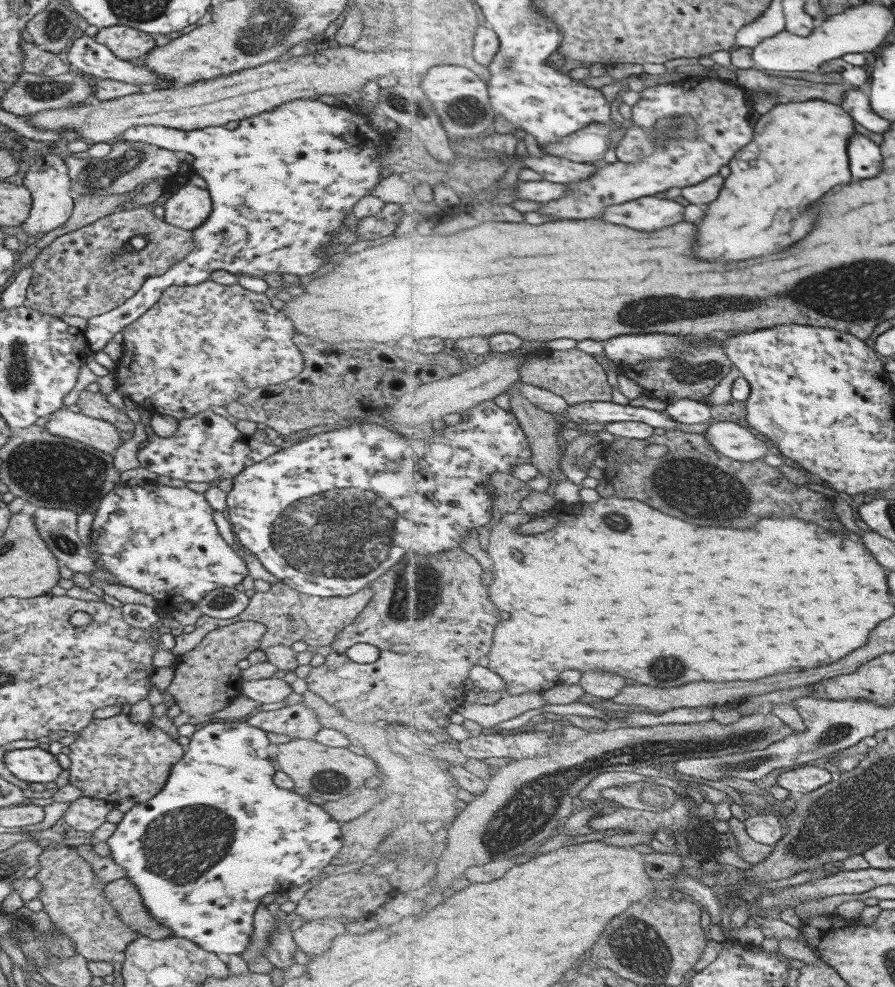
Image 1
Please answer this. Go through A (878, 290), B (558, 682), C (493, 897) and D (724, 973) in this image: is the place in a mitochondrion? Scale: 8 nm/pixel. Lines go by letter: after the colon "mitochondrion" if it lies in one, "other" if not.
A: mitochondrion
B: other
C: other
D: other

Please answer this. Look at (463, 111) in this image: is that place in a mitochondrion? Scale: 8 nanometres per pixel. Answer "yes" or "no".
yes

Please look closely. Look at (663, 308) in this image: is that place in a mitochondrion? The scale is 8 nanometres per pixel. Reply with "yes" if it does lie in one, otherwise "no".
yes

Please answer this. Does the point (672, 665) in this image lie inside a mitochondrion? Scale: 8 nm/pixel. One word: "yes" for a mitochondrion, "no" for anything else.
yes

